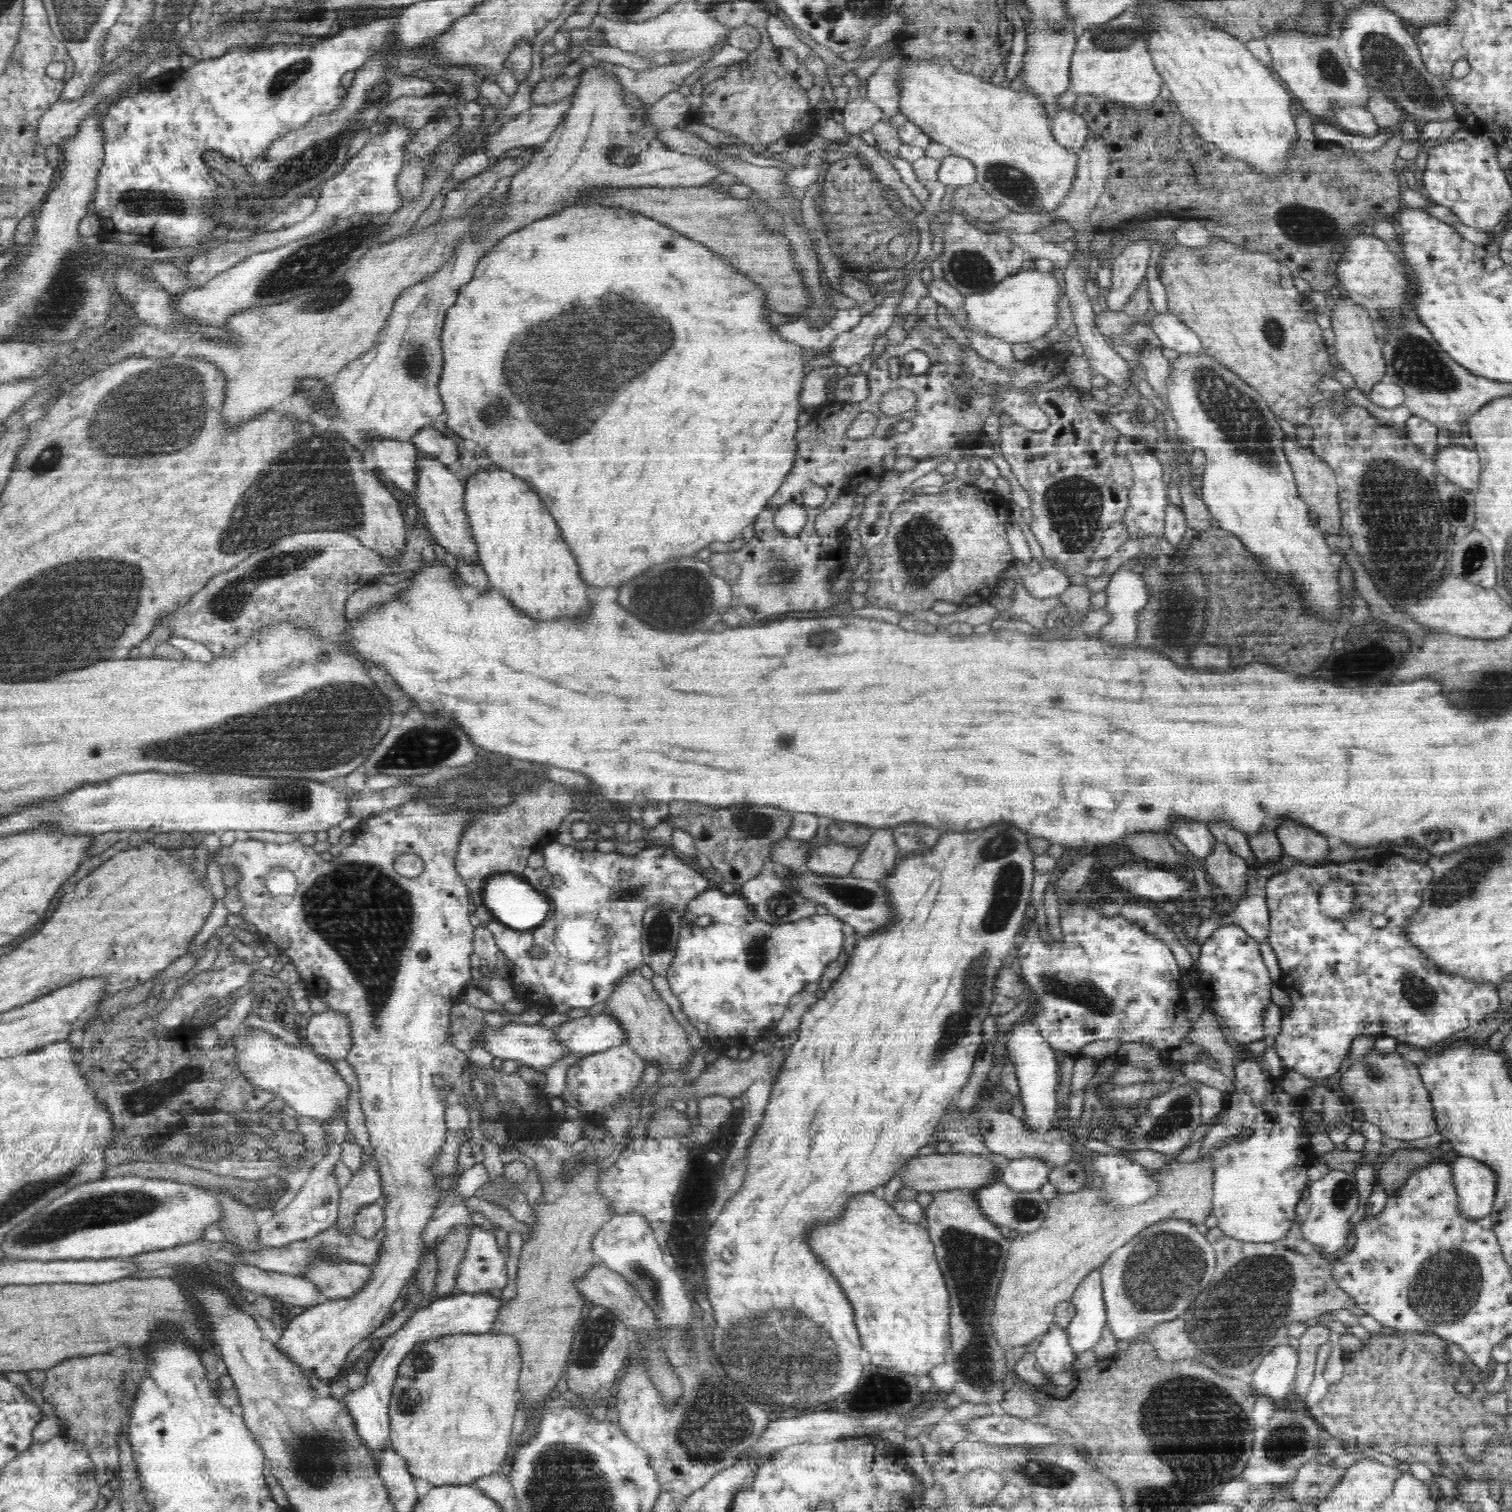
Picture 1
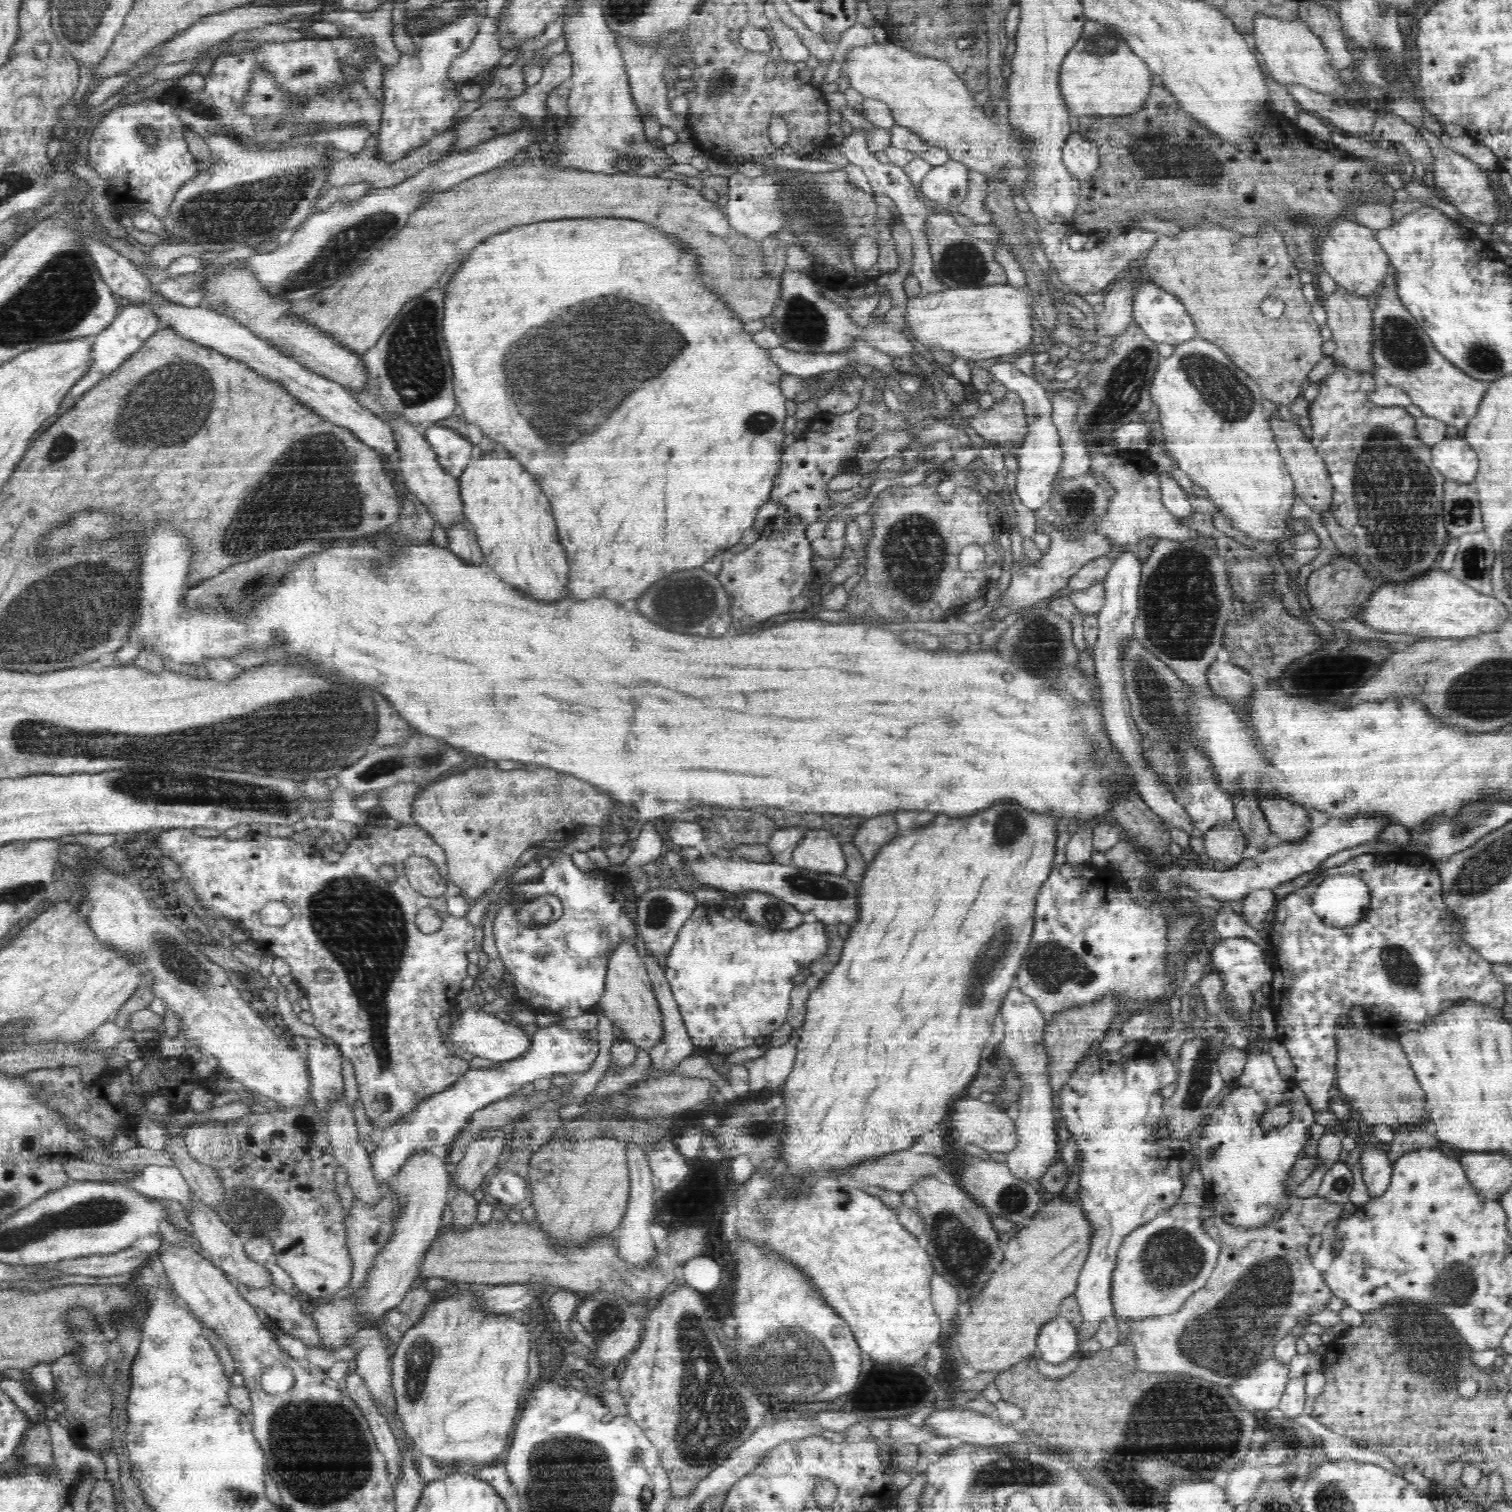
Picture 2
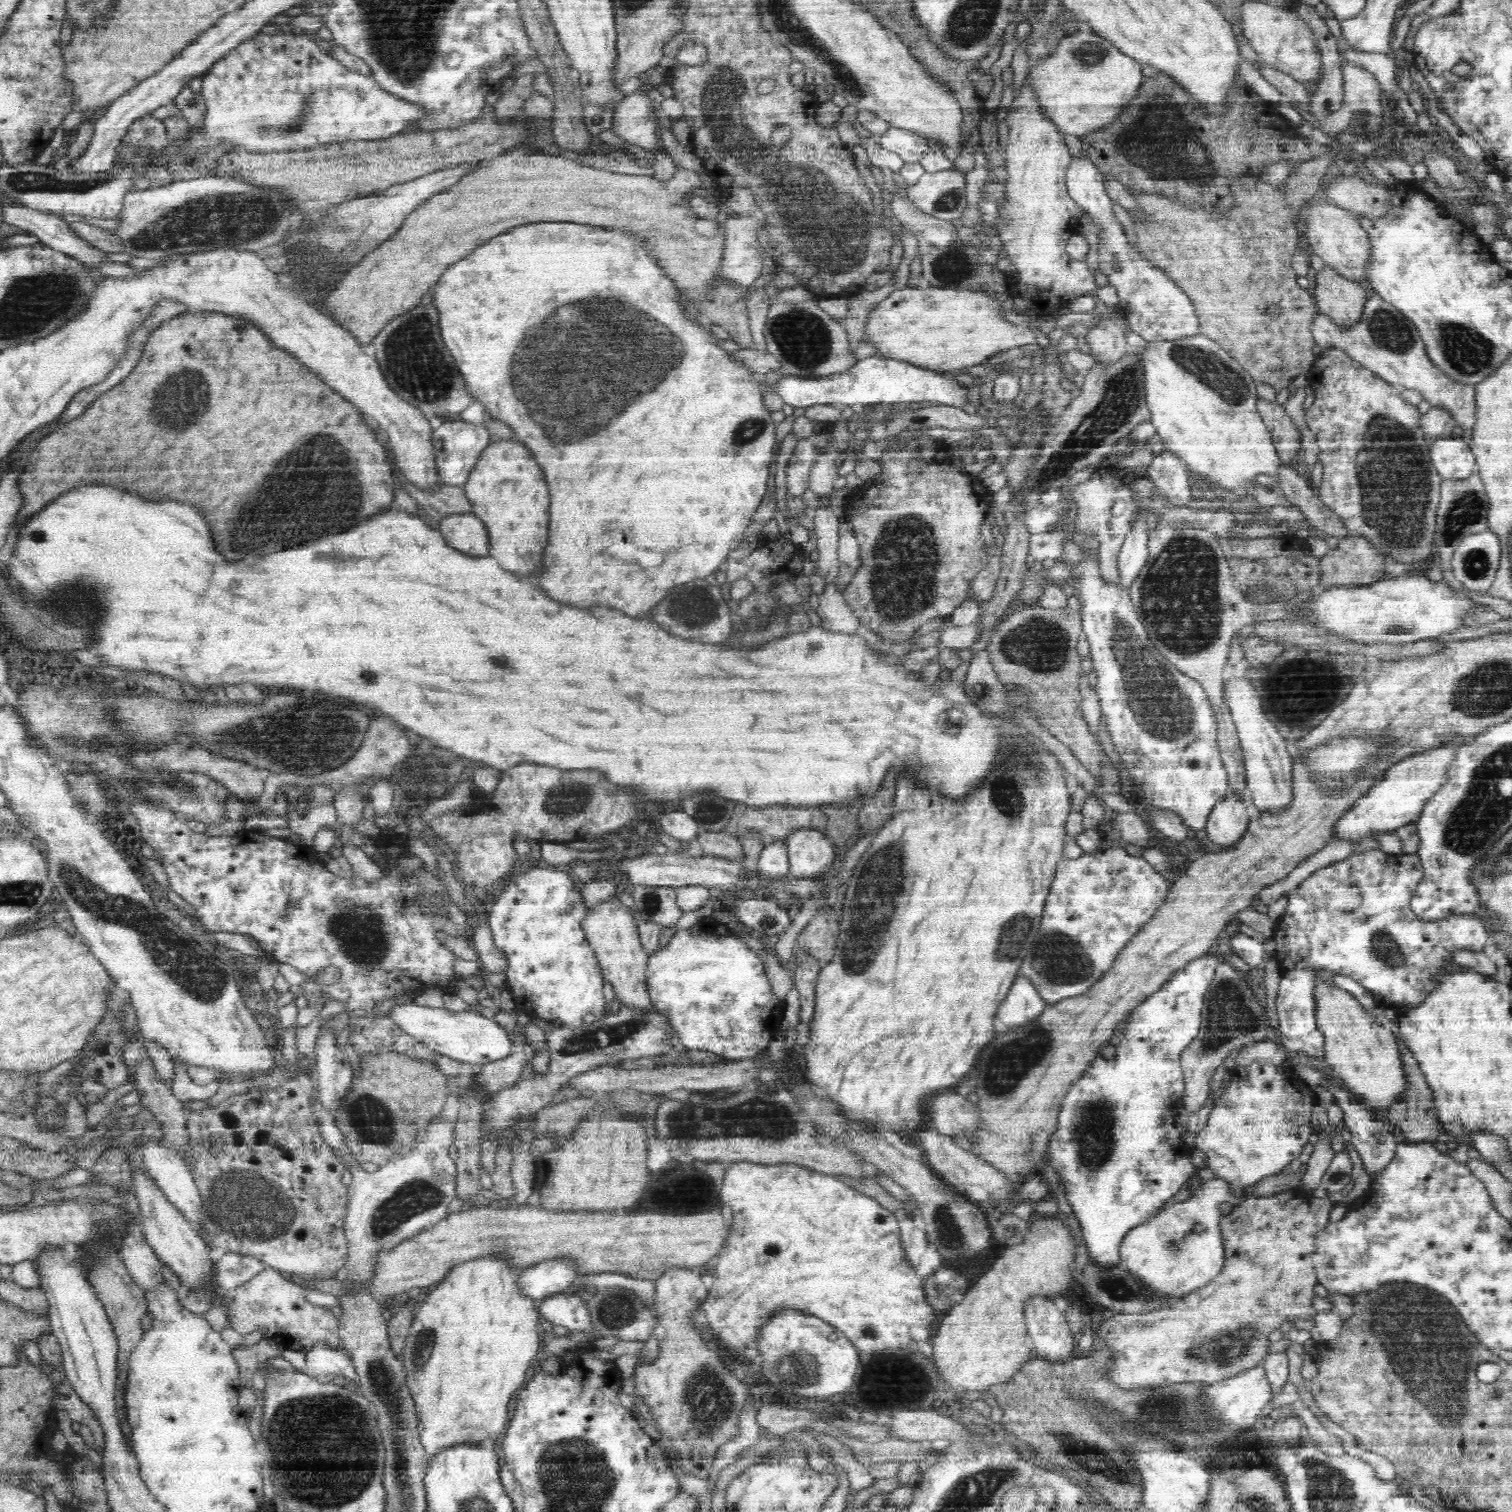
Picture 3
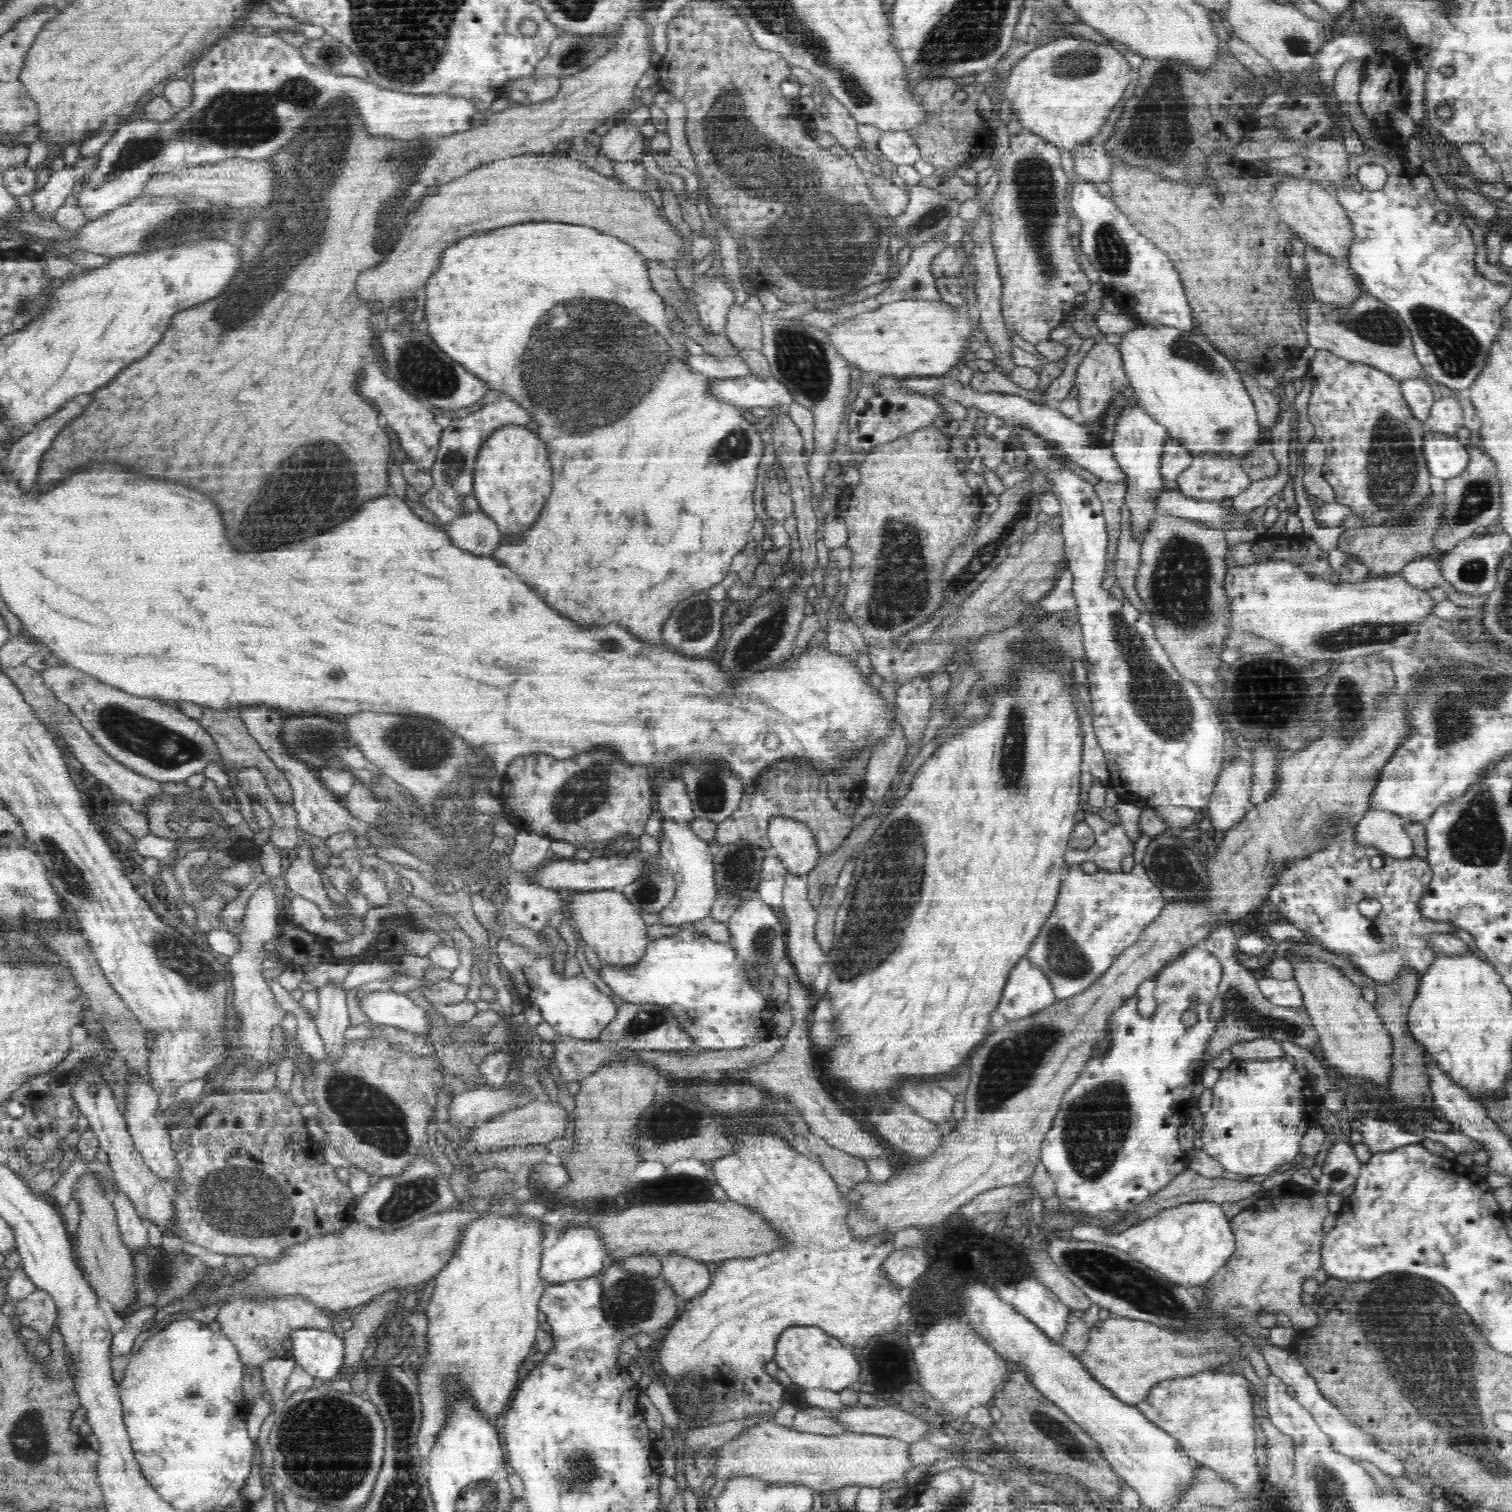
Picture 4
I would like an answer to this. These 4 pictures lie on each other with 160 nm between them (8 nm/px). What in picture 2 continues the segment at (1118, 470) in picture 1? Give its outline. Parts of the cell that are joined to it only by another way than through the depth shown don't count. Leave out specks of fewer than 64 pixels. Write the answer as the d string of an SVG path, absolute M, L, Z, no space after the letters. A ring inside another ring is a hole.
M1009 391L1000 404L985 414L972 418L971 427L986 440L986 444L1002 450L1004 458L1019 460L1019 452L1027 439L1031 416L1017 392ZM1087 468L1086 472L1076 476L1065 476L1059 471L1050 480L1050 494L1048 500L1042 504L1051 510L1055 516L1053 525L1059 534L1064 534L1068 540L1078 541L1093 533L1093 528L1102 526L1104 516L1108 514L1108 507L1111 505L1112 497L1116 494L1116 488L1107 479L1105 472Z

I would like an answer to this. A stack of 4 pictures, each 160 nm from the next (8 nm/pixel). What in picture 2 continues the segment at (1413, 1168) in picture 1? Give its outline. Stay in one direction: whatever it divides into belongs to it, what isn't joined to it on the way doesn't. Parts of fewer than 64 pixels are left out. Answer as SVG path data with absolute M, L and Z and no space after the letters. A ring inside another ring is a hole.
M1425 1126L1400 1130L1395 1132L1393 1142L1385 1146L1386 1159L1392 1167L1402 1155L1422 1149L1434 1150L1438 1148L1438 1143L1436 1136L1429 1134Z

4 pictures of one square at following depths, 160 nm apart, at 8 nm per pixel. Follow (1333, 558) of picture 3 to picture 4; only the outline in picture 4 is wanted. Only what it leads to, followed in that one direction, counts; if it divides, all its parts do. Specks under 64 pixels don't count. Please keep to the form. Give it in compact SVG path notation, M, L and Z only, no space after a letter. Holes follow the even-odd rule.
M1442 492L1429 498L1426 510L1420 515L1420 520L1414 528L1402 528L1402 530L1391 530L1391 528L1360 528L1346 530L1338 540L1338 550L1346 553L1352 562L1362 564L1368 572L1369 579L1384 578L1390 575L1401 573L1402 568L1410 560L1428 556L1433 550L1432 538L1439 526L1439 519L1442 511Z

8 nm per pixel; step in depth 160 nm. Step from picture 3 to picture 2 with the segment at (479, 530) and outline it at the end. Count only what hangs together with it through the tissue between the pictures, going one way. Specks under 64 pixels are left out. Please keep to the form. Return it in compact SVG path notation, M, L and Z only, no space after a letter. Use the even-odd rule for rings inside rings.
M456 526L456 528L447 532L447 537L449 545L446 548L452 555L462 559L466 565L478 566L485 564L485 558L471 528Z

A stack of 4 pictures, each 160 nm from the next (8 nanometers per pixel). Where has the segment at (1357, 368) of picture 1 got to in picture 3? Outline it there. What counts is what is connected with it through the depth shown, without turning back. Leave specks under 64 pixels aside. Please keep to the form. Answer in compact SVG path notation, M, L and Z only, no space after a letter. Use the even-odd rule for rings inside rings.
M1330 267L1315 273L1315 303L1340 331L1350 330L1362 322L1368 300L1360 283L1350 282Z

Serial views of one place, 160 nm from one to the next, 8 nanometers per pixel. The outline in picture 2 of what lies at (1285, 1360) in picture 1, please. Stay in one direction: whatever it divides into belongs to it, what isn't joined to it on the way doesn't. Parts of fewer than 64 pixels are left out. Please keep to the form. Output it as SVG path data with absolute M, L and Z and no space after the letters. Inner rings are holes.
M1273 1355L1268 1360L1261 1362L1248 1376L1242 1377L1234 1386L1230 1386L1232 1396L1255 1413L1277 1413L1289 1381L1290 1370L1288 1368L1288 1362Z

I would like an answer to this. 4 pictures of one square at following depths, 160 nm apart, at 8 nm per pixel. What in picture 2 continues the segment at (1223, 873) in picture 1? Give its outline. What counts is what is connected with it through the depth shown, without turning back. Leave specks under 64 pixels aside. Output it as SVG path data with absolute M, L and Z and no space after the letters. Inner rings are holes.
M1215 827L1204 835L1204 844L1208 858L1214 862L1217 870L1232 870L1244 859L1246 839L1242 837L1239 829L1226 829L1226 827Z

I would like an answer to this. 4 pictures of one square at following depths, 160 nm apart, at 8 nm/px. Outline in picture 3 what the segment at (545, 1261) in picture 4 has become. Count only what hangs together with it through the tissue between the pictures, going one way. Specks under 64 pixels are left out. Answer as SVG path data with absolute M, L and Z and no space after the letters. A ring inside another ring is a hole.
M550 1261L524 1269L517 1276L516 1291L530 1299L542 1302L545 1298L567 1292L573 1287L576 1271L566 1261Z

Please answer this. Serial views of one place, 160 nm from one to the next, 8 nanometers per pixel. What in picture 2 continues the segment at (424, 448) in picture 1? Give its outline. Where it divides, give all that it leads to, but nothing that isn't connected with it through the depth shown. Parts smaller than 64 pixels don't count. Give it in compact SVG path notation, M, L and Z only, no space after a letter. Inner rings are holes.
M438 424L425 426L421 429L421 433L426 442L437 452L439 463L450 474L459 478L470 460L474 442Z

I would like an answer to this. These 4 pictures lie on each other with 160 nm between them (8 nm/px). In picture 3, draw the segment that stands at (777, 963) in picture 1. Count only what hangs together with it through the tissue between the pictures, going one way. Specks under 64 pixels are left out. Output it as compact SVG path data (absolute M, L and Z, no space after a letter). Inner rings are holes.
M711 920L679 929L666 946L659 947L647 964L648 991L658 1013L668 1009L670 1021L680 1035L680 1046L685 1050L711 1052L724 1061L752 1059L768 1047L772 1033L778 1027L782 1009L777 1010L780 1000L772 986L760 986L762 978L767 980L767 962L772 955L762 950L762 956L746 946L742 937L737 937L726 925Z

